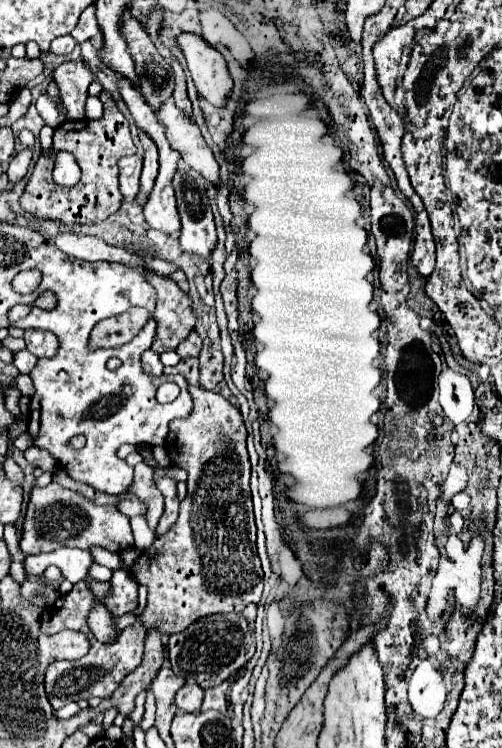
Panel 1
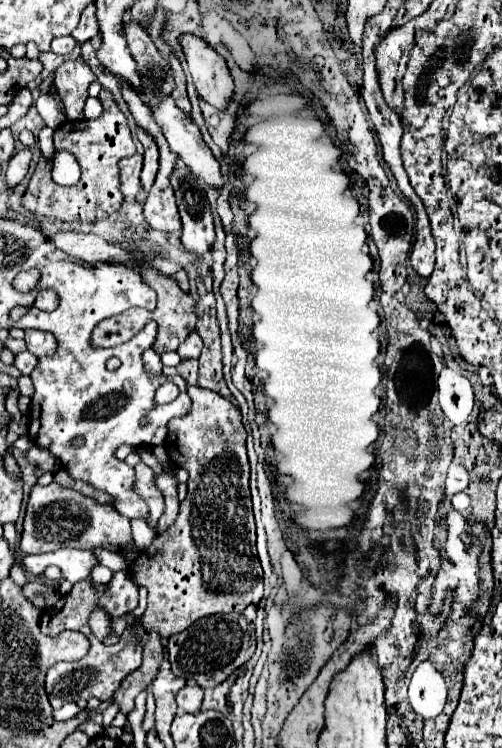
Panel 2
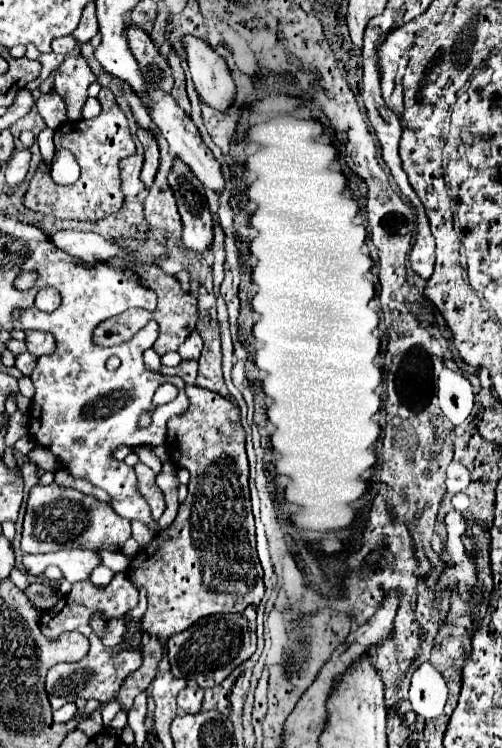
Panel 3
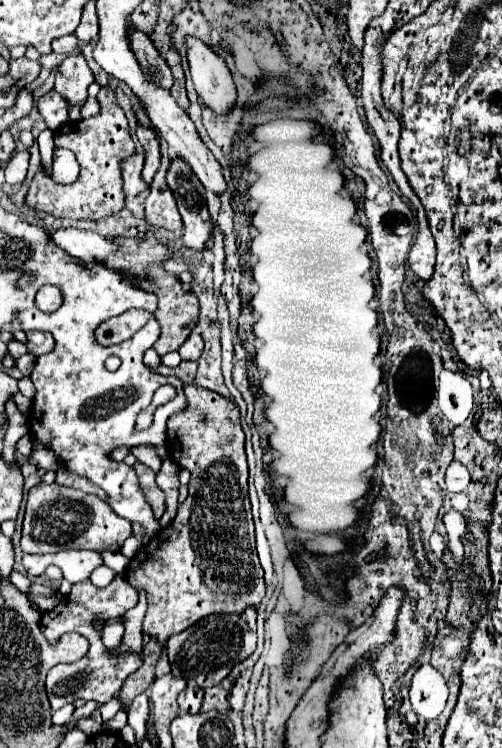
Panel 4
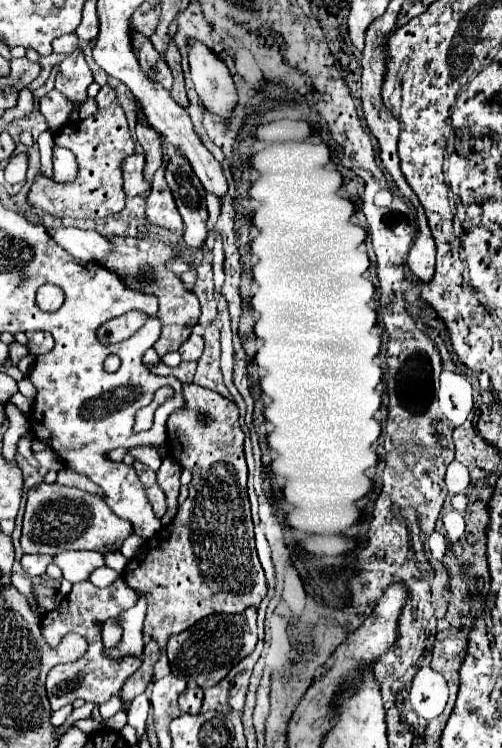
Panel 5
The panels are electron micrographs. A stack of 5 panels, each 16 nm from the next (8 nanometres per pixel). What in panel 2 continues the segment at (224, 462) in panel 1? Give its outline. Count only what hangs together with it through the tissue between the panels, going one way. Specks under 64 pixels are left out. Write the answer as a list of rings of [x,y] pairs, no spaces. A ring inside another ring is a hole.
[[[188,386],[188,394],[192,398],[192,410],[188,412],[188,416],[184,418],[174,418],[170,424],[168,424],[168,438],[166,438],[166,450],[168,450],[168,456],[170,456],[170,462],[178,468],[186,468],[190,478],[188,478],[188,496],[186,500],[180,502],[180,514],[176,518],[176,522],[168,528],[168,532],[156,536],[156,540],[152,542],[152,546],[148,550],[142,550],[140,556],[132,562],[130,566],[130,576],[134,578],[134,582],[138,586],[146,586],[148,588],[148,608],[144,612],[144,628],[148,632],[158,632],[162,634],[164,638],[172,636],[172,634],[178,634],[180,630],[186,630],[192,622],[196,622],[198,618],[202,616],[210,616],[210,614],[226,614],[226,612],[242,612],[248,604],[258,604],[260,598],[262,598],[262,566],[260,566],[260,560],[258,560],[258,554],[256,554],[256,526],[254,526],[254,514],[252,514],[252,498],[250,498],[250,484],[248,484],[248,478],[250,478],[250,462],[248,462],[248,454],[246,454],[246,430],[244,430],[244,424],[242,424],[242,416],[240,416],[240,410],[230,404],[230,400],[222,398],[220,394],[216,392],[210,392],[210,390],[204,390],[200,386]]]

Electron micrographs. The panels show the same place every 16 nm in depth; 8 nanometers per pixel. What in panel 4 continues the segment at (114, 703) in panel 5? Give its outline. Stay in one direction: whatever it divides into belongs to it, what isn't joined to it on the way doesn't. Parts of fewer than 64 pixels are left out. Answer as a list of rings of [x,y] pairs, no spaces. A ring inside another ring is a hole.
[[[112,698],[112,700],[106,702],[106,704],[102,704],[102,706],[100,706],[100,712],[102,712],[104,722],[108,722],[110,718],[114,718],[114,714],[116,714],[120,708],[122,708],[122,704],[120,704],[116,698]]]

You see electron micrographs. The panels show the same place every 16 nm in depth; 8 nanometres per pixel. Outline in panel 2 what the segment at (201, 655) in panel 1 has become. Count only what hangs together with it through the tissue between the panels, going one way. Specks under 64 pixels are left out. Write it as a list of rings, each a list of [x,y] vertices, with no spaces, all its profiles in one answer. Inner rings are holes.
[[[252,604],[238,614],[214,614],[208,618],[200,618],[184,632],[172,634],[168,638],[168,658],[172,664],[172,672],[176,676],[194,678],[200,688],[222,684],[234,670],[244,666],[256,650],[254,618],[256,606]]]

